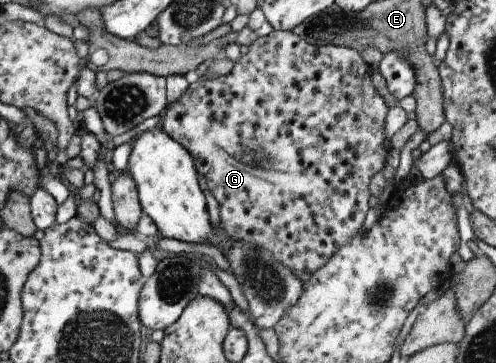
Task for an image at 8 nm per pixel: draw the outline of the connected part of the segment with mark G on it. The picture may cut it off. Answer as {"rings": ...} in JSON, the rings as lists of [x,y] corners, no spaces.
{"rings":[[[271,30],[265,36],[258,37],[247,47],[247,53],[232,61],[232,68],[227,75],[215,79],[198,79],[187,86],[177,97],[177,101],[167,106],[159,123],[165,135],[180,143],[185,151],[192,155],[195,171],[206,179],[207,187],[215,198],[219,208],[220,226],[225,233],[242,244],[255,244],[269,250],[273,257],[288,267],[302,283],[319,269],[333,252],[360,231],[361,223],[369,209],[369,180],[383,167],[385,155],[390,147],[384,145],[382,123],[387,105],[371,85],[371,69],[363,61],[361,54],[353,48],[325,44],[324,46],[302,40],[291,30]]]}

